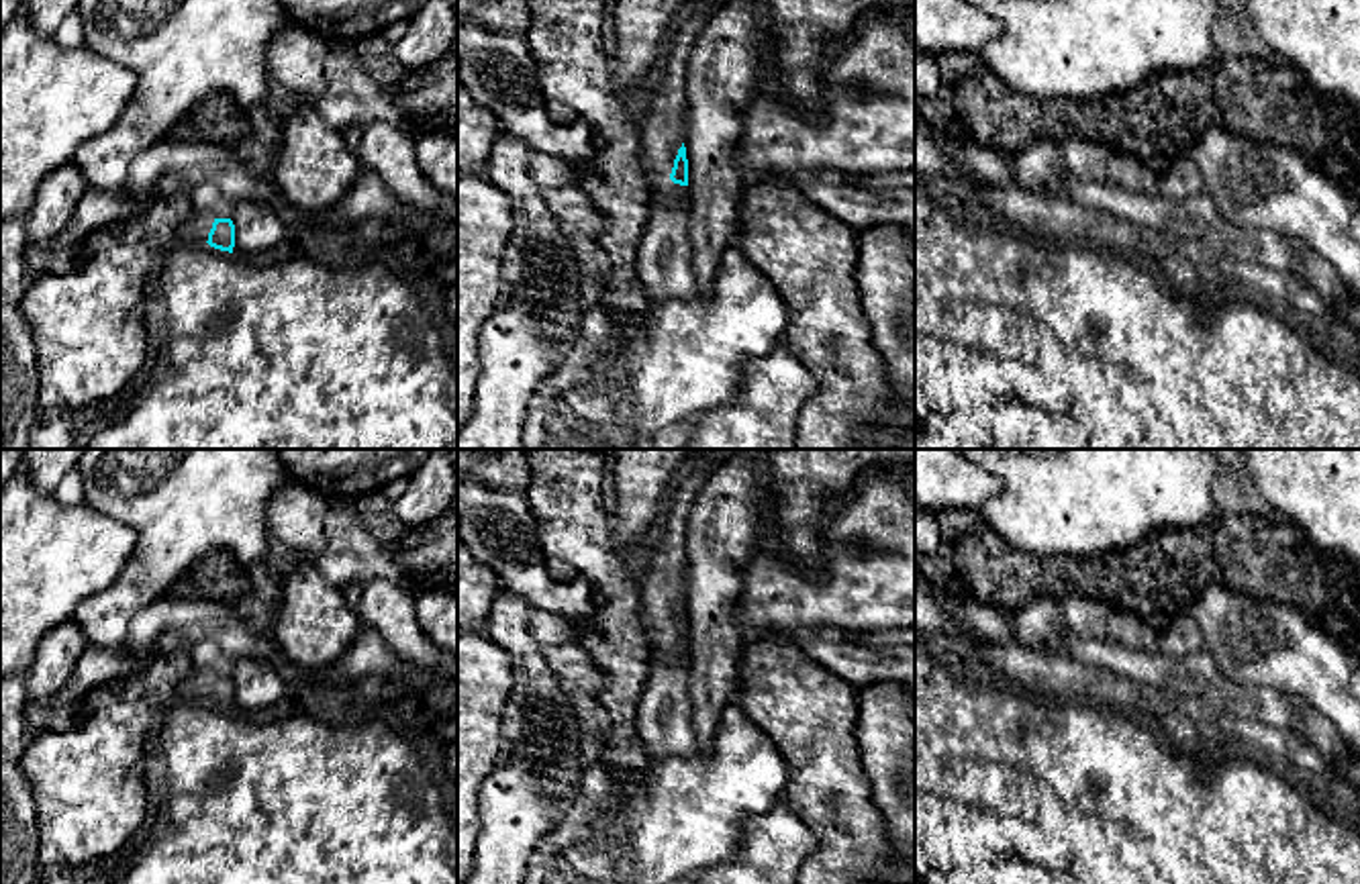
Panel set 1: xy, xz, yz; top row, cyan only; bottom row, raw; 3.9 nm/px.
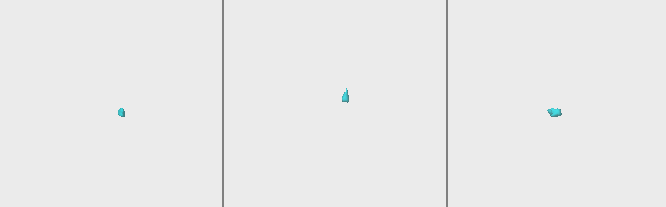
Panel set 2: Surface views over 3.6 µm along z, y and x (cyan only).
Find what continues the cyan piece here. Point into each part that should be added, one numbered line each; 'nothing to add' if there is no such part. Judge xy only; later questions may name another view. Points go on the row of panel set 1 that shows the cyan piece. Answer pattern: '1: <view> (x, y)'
1: xy (197, 227)

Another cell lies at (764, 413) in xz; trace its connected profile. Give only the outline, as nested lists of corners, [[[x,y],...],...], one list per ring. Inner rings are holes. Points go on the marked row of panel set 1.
[[[780,341],[768,355],[743,361],[735,400],[700,412],[684,449],[796,449],[798,412],[815,394],[819,378]]]

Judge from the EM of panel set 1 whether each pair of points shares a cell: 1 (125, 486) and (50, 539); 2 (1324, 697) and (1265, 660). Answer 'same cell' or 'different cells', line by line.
1: different cells
2: same cell

